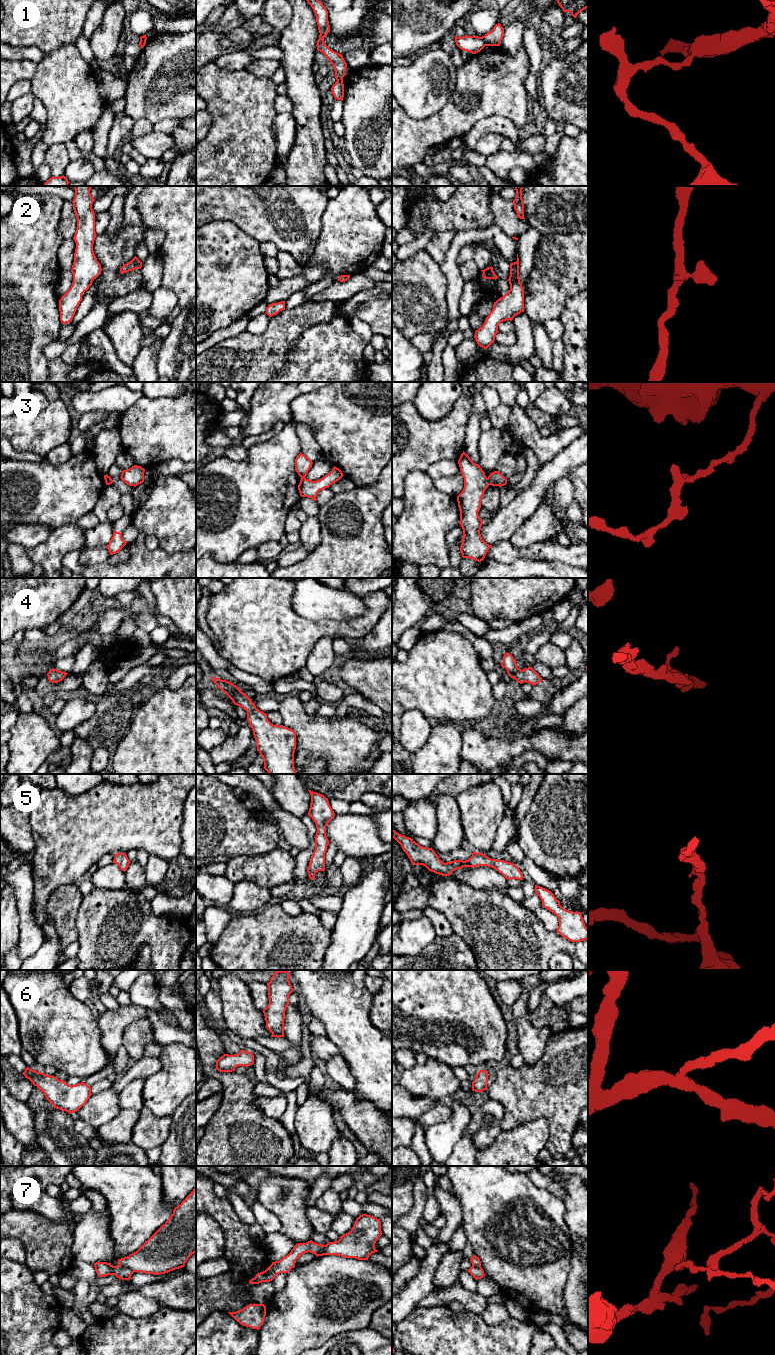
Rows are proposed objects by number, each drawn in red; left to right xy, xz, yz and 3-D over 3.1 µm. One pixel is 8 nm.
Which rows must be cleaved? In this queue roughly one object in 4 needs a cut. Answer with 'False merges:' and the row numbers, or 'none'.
False merges: 1, 3, 7

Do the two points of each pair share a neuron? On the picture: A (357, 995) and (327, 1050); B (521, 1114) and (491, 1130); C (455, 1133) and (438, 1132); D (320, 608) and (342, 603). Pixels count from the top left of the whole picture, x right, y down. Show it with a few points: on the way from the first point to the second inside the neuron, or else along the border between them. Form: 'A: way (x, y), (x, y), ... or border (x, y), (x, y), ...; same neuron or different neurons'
A: border (326, 1036), (340, 1050), (342, 1055); different neurons
B: border (500, 1101), (504, 1108), (502, 1129); different neurons
C: way (451, 1133), (442, 1133); same neuron
D: way (325, 604), (337, 604); same neuron

